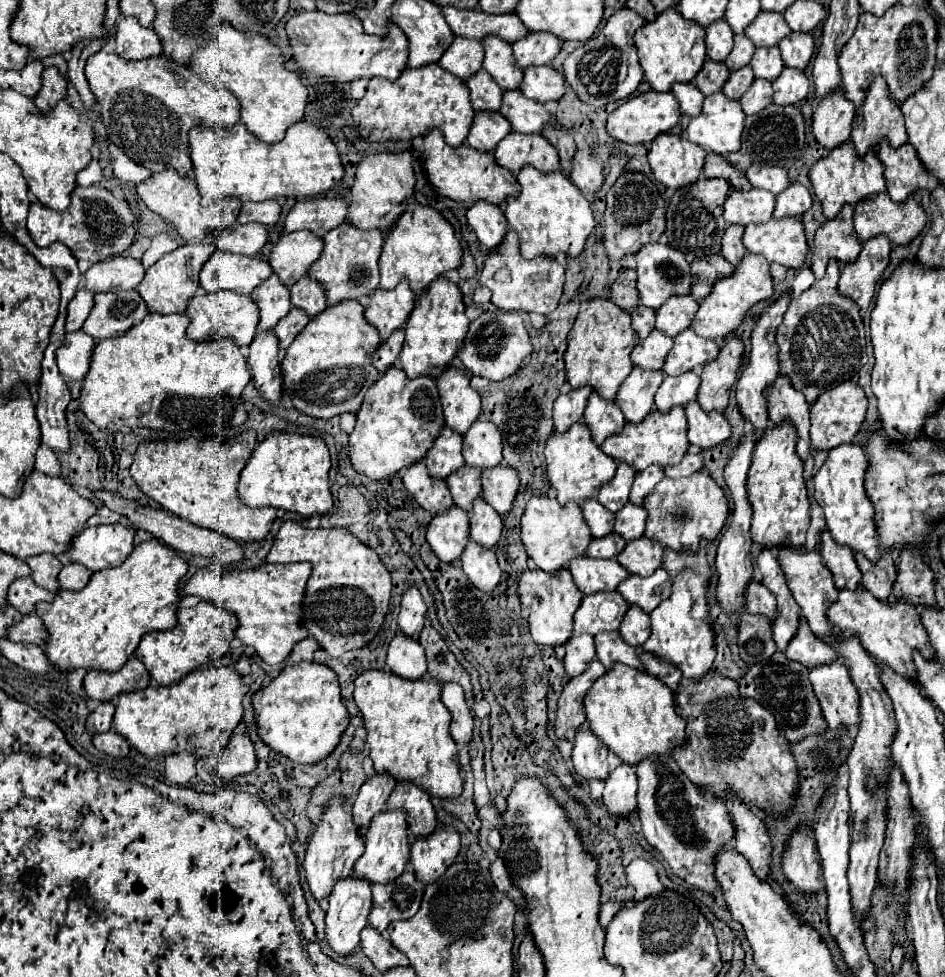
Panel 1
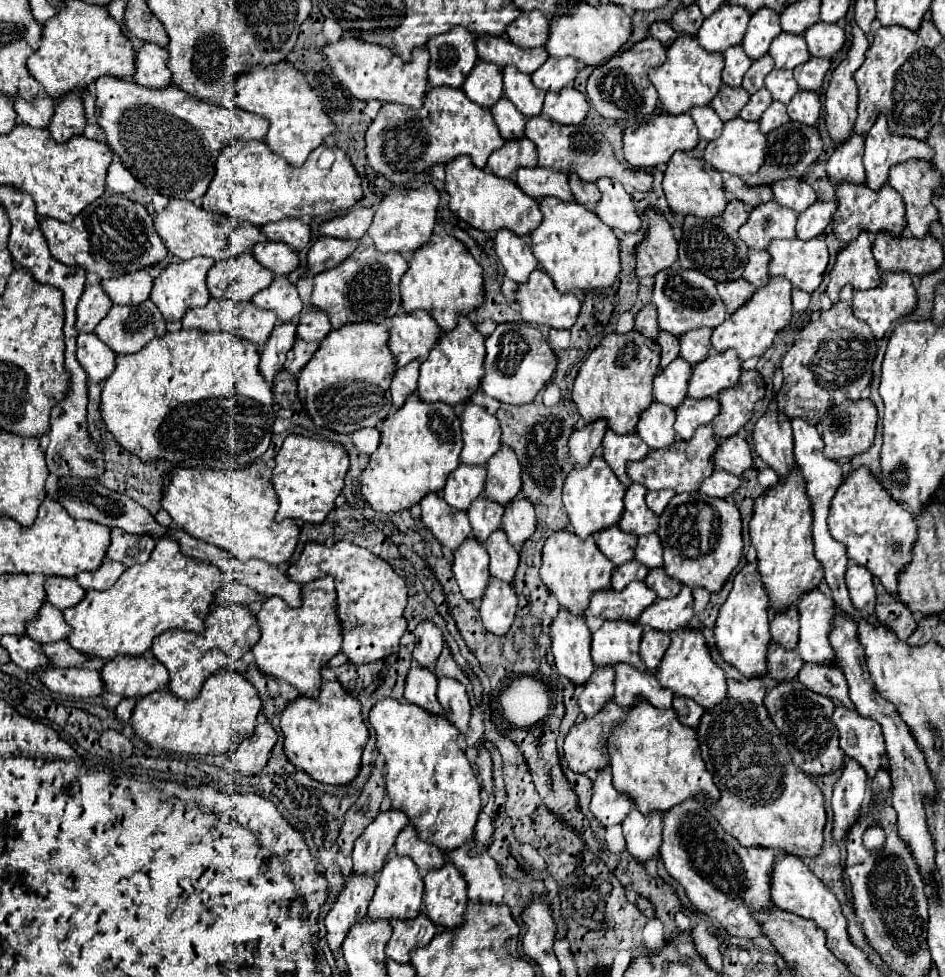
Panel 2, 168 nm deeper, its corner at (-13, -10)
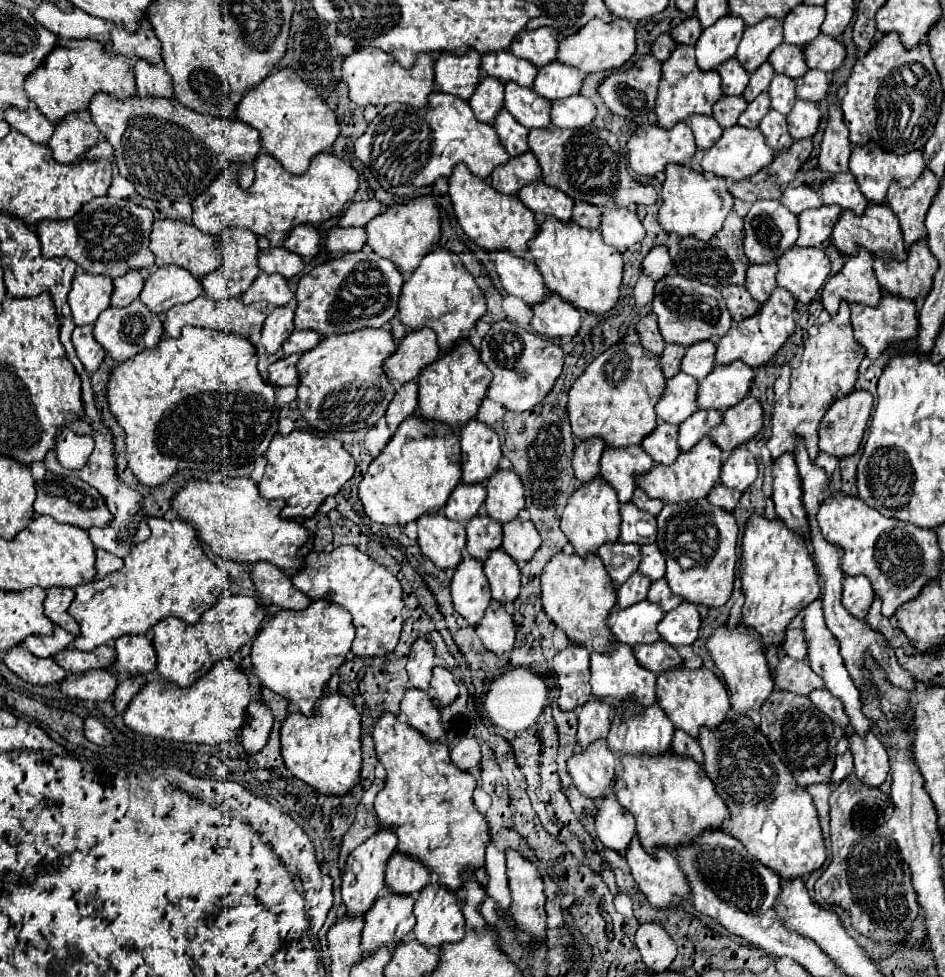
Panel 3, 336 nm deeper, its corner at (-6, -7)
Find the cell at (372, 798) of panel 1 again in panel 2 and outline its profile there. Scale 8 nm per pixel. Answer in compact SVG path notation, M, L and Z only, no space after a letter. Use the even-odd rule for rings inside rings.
M384 810L374 818L372 824L366 826L366 830L358 836L352 852L354 870L376 874L388 856L388 852L394 848L394 840L400 834L400 830L408 824L408 816L402 810Z

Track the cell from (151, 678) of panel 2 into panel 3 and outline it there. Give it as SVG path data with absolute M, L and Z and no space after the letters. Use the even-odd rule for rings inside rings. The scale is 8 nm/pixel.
M125 635L115 641L117 661L113 663L113 673L127 675L147 675L155 669L155 649L147 635Z

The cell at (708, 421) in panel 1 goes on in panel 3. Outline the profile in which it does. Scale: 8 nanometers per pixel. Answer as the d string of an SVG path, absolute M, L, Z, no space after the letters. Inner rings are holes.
M737 447L723 463L721 471L721 483L729 489L747 491L751 483L757 479L757 461L755 457L745 449Z

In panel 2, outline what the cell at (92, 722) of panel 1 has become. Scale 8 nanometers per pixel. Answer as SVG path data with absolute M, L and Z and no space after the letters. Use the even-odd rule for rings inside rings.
M124 698L124 700L118 704L118 708L114 710L114 714L116 714L116 720L118 720L120 724L126 724L126 722L130 720L132 710L134 710L134 704L136 704L134 698Z

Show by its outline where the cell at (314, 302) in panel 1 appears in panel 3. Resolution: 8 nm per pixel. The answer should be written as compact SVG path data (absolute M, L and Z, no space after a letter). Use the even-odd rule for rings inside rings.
M293 331L291 337L281 347L283 357L289 357L293 353L305 353L305 351L313 349L319 343L319 339L321 339L321 335L315 331Z

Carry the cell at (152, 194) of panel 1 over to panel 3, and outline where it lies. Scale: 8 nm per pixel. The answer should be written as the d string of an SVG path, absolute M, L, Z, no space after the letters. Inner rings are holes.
M169 219L155 221L153 231L151 231L149 247L151 247L151 253L155 255L157 267L177 265L177 267L183 267L183 269L191 271L191 275L195 275L197 279L215 271L221 265L221 251L217 249L215 235L201 233L195 225L187 225L187 223L181 223L181 221L169 221Z

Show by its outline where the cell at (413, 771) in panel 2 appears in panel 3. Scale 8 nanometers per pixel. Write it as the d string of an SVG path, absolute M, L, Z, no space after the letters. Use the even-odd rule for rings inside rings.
M409 689L401 701L401 711L407 717L409 725L403 725L397 721L395 715L383 715L373 731L375 751L381 765L387 769L385 787L375 797L375 813L383 827L389 827L395 831L399 843L397 851L407 853L407 857L413 857L421 861L431 873L437 873L439 885L447 887L449 891L461 895L461 889L465 885L465 873L473 873L481 867L485 867L485 849L491 841L489 837L489 825L485 817L479 813L479 809L473 803L473 791L475 791L475 779L471 773L459 771L449 757L449 749L445 743L439 743L443 739L445 731L441 727L441 715L435 707L433 699L419 691Z

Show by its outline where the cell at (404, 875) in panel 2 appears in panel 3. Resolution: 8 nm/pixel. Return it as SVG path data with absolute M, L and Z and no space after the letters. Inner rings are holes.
M387 889L383 897L375 901L365 917L365 929L361 947L367 953L375 953L379 947L393 951L415 927L413 915L415 901L407 895L395 895Z

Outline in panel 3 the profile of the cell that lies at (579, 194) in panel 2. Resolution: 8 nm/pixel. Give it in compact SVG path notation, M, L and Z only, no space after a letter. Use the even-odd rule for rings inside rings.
M583 201L575 203L573 209L573 221L577 225L583 225L585 229L599 229L599 221L601 221L601 209Z

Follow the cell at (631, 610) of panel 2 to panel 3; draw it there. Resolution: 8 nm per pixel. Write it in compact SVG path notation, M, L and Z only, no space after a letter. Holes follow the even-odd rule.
M641 601L627 609L615 607L611 611L611 617L607 619L607 623L609 623L613 635L621 643L627 643L631 647L635 647L639 643L651 645L651 643L659 641L657 625L659 625L659 619L663 619L663 615L665 613L659 605Z

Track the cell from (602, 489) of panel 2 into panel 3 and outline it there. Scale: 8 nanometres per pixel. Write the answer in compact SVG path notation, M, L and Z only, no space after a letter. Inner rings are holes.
M595 479L583 487L579 487L571 497L561 517L561 531L569 539L569 543L575 547L575 553L579 557L587 557L589 553L597 553L597 549L603 543L615 543L619 541L619 501L611 485L607 485L603 479Z

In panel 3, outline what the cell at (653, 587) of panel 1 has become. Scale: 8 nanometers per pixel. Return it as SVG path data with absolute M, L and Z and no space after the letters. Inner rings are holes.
M681 603L677 609L665 613L663 621L659 623L659 635L673 647L693 645L701 627L701 615L697 605Z

